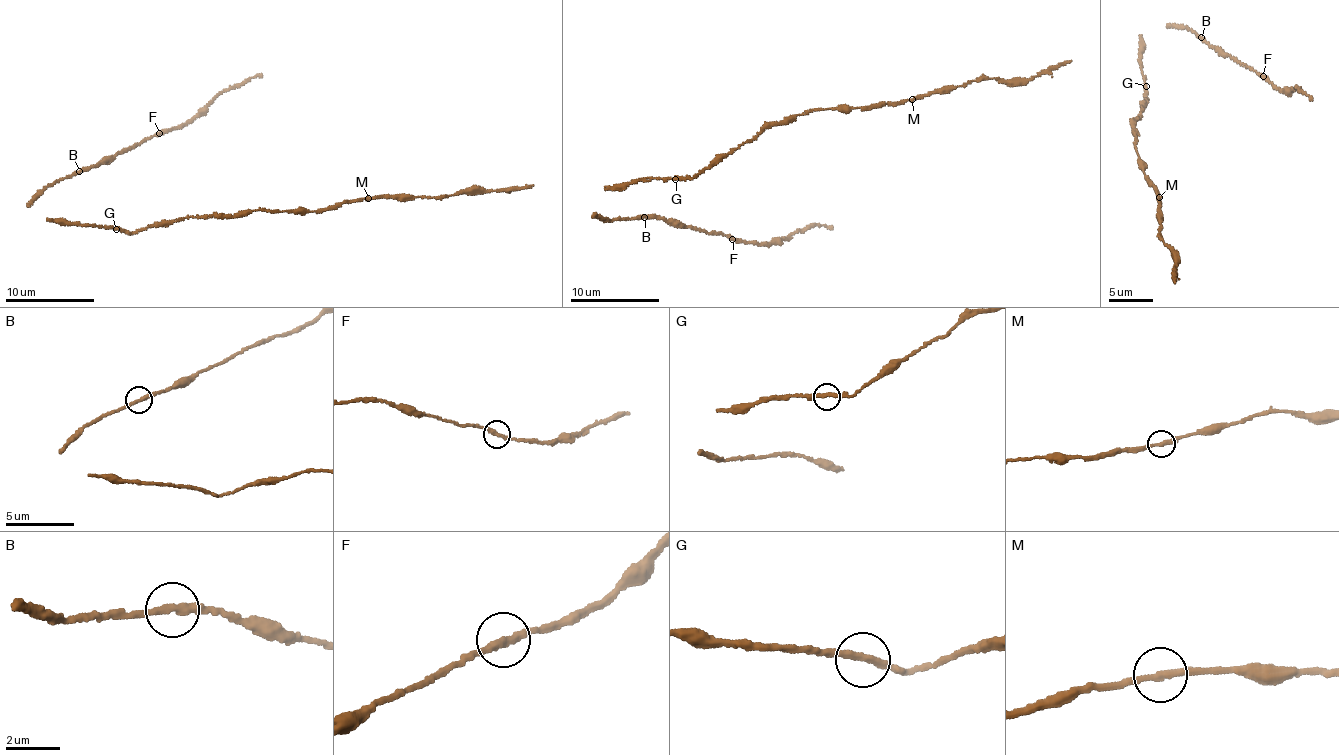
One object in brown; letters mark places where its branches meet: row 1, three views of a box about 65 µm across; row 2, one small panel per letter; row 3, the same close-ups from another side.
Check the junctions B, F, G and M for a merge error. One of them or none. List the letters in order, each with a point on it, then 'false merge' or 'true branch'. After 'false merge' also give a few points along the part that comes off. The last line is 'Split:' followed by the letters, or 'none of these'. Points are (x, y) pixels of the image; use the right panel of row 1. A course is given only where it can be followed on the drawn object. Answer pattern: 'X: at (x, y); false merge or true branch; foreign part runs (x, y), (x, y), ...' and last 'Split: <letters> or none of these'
B: at (1201, 37); true branch
F: at (1263, 76); true branch
G: at (1146, 86); true branch
M: at (1159, 197); true branch
Split: none of these

